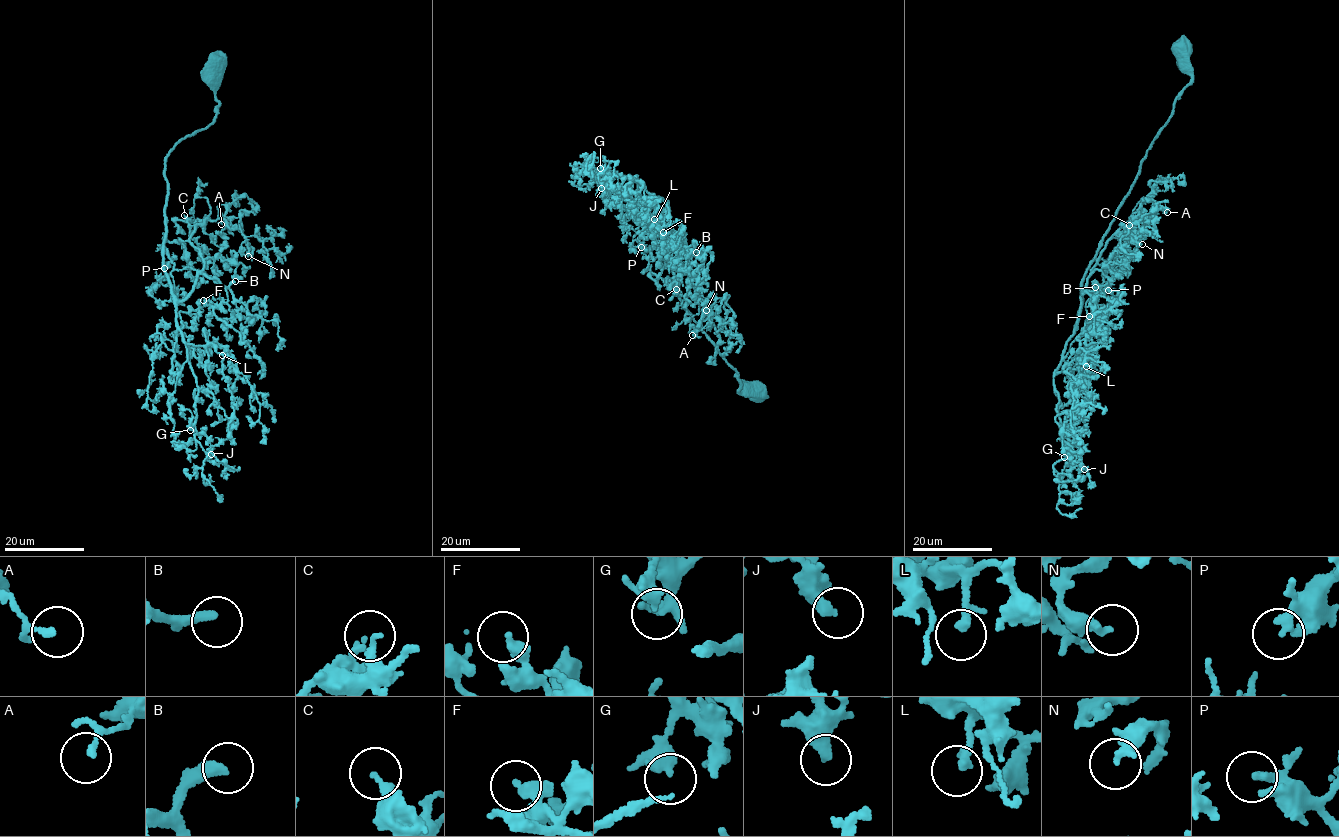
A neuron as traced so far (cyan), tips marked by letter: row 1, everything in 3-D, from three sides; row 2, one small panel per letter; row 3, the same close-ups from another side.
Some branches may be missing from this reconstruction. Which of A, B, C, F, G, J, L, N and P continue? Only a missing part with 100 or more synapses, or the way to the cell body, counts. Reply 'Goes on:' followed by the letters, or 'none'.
Goes on: B

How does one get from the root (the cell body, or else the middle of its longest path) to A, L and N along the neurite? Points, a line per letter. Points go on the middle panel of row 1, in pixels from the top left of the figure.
A: (758, 393), (737, 391), (736, 371), (684, 308), (645, 211), (682, 240), (677, 255), (707, 302), (692, 335)
L: (758, 393), (737, 391), (736, 371), (678, 299), (638, 182), (656, 200), (654, 219)
N: (758, 393), (737, 391), (736, 371), (684, 308), (645, 211), (682, 240), (688, 280), (715, 298), (706, 310)

